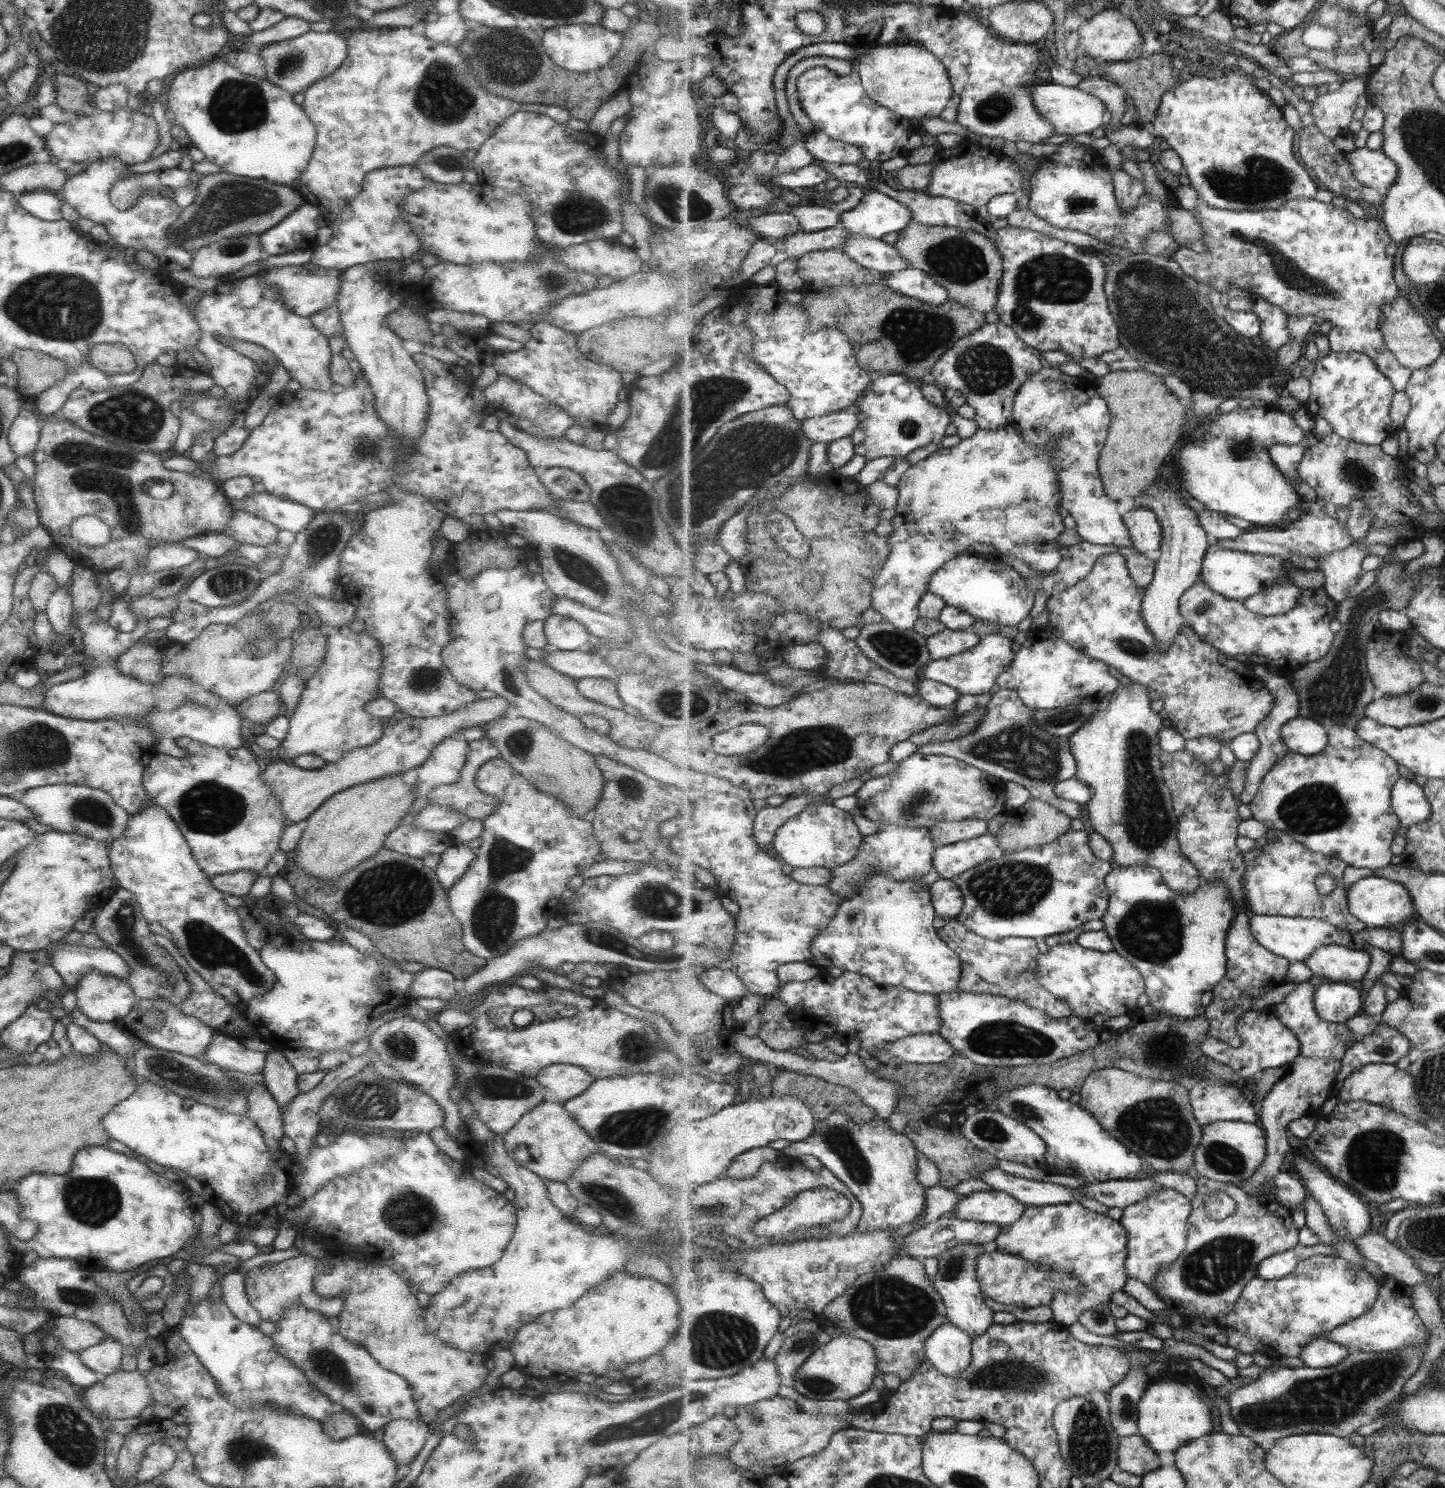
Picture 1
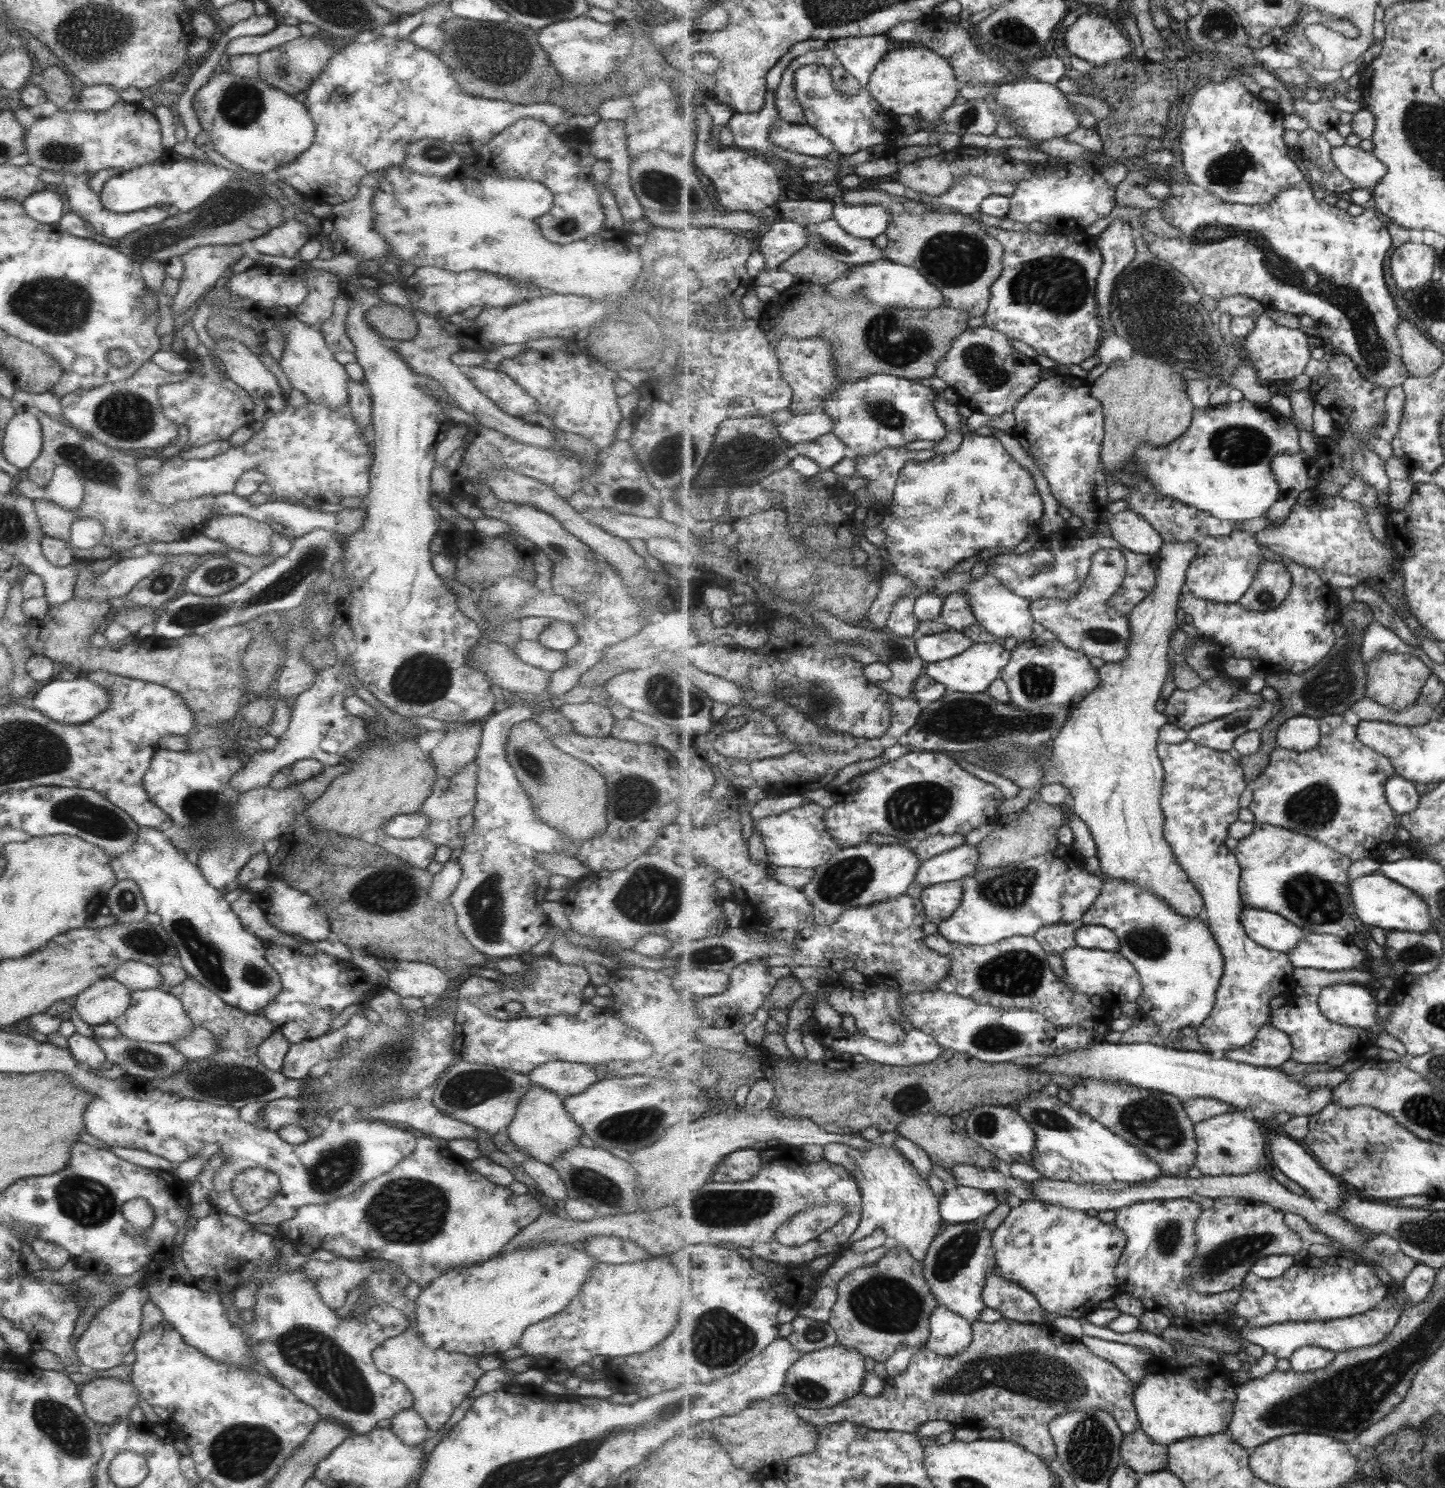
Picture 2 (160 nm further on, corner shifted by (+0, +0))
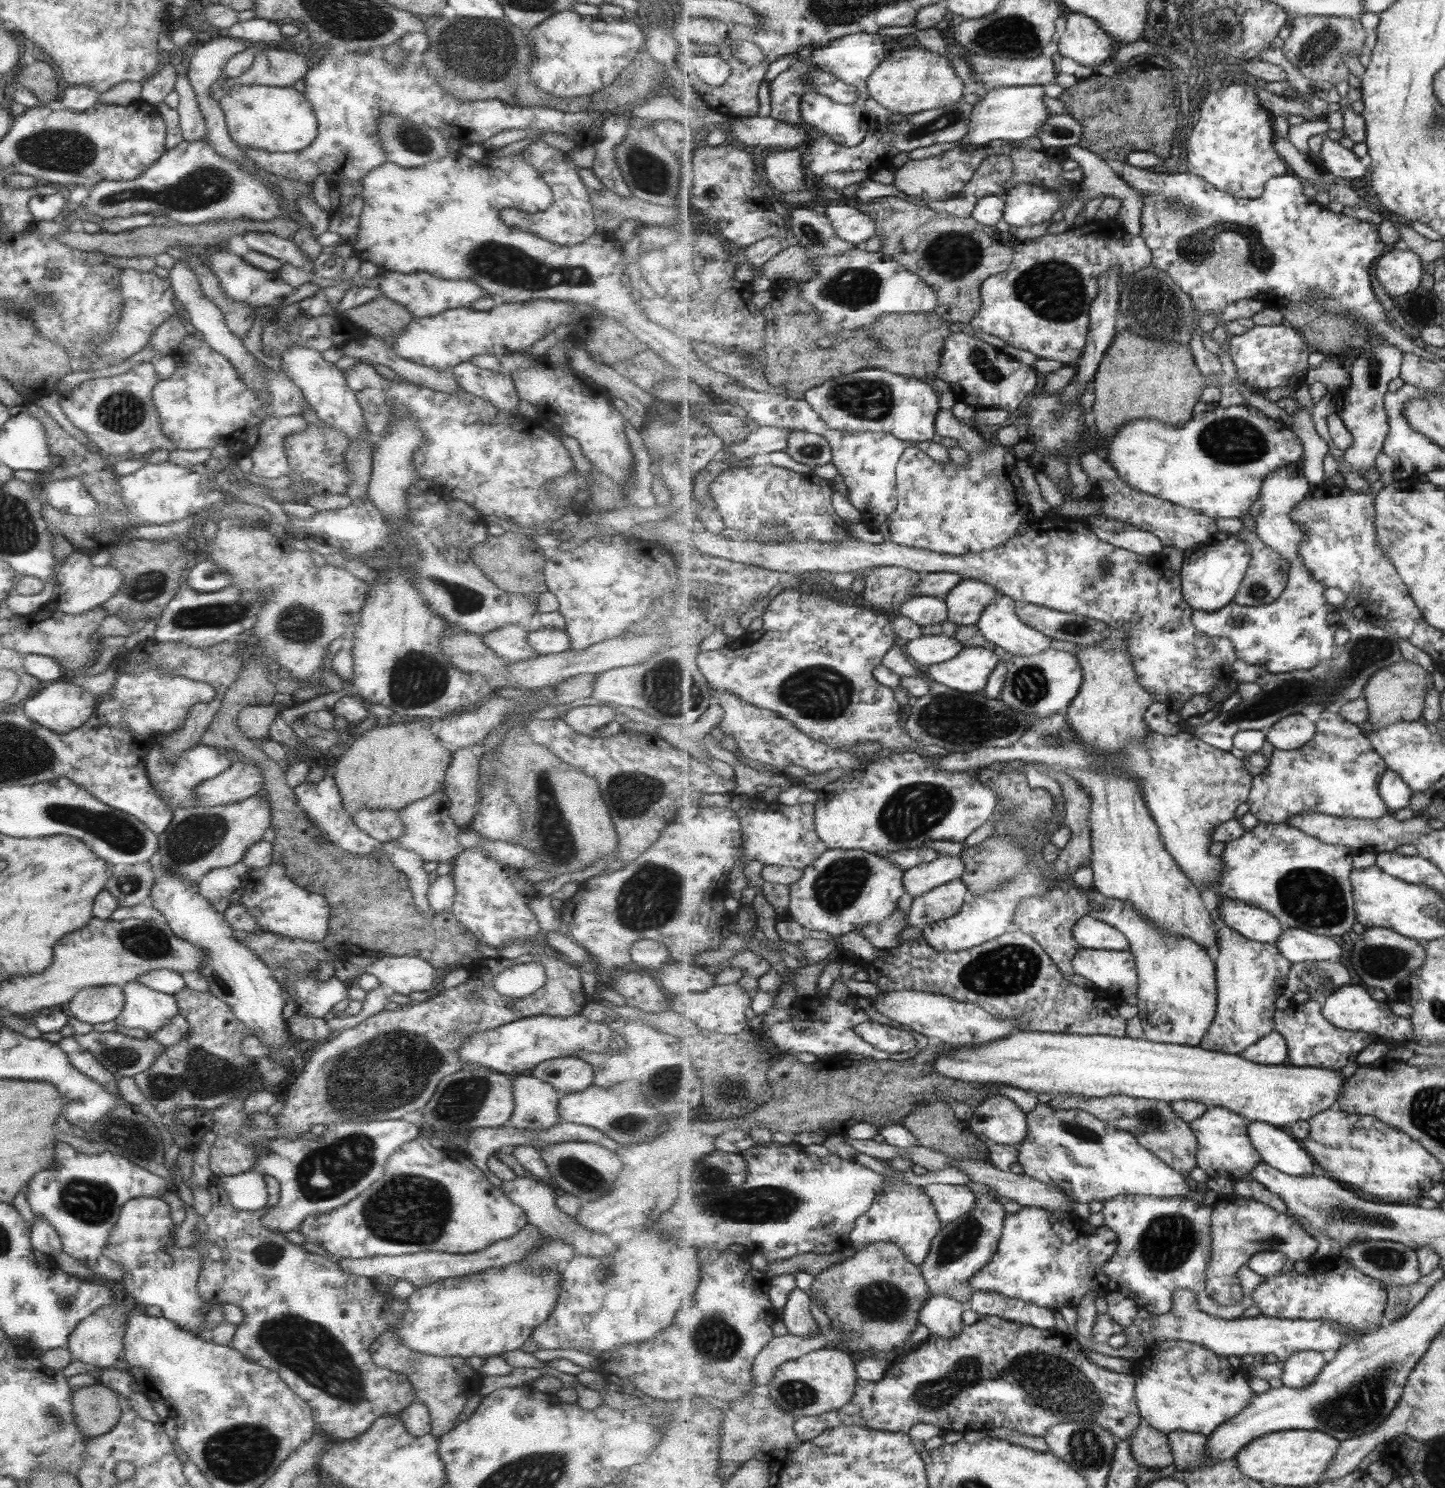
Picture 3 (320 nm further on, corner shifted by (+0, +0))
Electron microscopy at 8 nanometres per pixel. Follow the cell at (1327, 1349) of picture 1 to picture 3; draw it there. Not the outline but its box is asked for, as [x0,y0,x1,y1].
[1281,1350,1327,1388]

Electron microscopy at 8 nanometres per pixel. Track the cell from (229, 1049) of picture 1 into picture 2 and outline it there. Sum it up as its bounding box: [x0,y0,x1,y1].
[172,1025,216,1060]

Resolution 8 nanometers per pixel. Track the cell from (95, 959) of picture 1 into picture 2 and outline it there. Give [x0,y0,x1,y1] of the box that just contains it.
[110,962,162,991]

